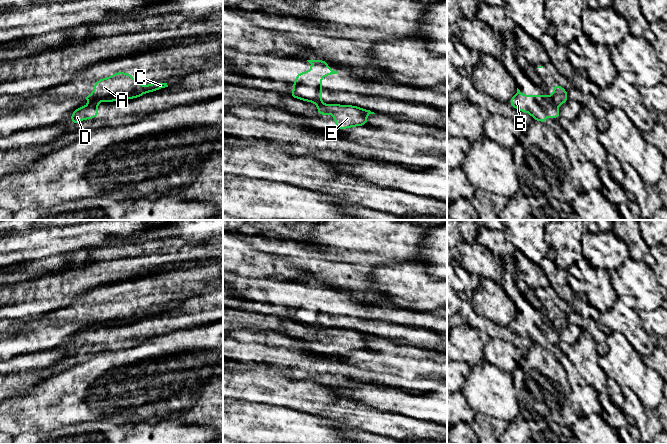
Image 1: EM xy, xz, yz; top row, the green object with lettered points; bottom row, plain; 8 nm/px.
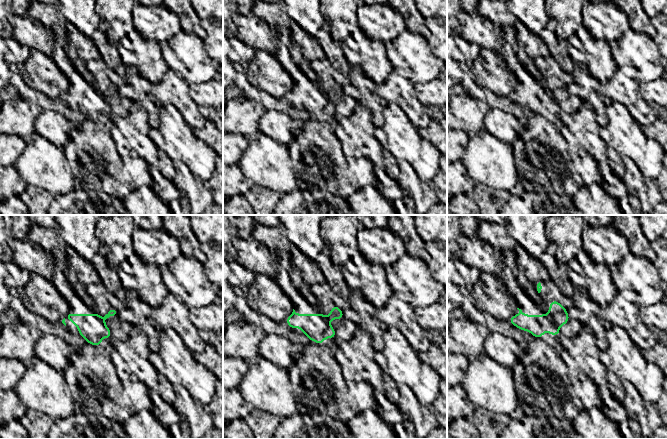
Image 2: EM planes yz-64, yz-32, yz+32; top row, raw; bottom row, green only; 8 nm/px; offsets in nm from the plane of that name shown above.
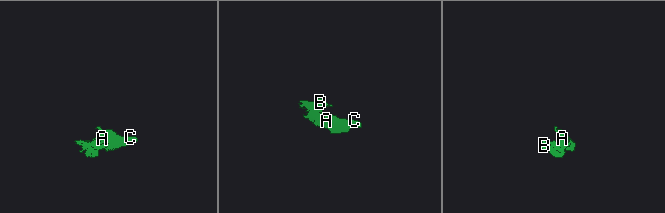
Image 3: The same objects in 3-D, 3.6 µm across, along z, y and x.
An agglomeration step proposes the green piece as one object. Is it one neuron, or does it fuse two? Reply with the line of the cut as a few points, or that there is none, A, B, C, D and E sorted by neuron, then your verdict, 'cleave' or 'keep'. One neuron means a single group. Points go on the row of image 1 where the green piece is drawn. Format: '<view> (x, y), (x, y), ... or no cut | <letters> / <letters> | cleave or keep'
yz (549, 97), (556, 106) | A C E / B D | cleave

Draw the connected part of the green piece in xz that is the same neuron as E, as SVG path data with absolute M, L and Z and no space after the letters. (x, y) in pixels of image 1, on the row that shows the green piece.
M317 104L317 111L322 116L331 113L334 117L336 129L352 128L367 125L367 116L375 114L370 110L351 105Z

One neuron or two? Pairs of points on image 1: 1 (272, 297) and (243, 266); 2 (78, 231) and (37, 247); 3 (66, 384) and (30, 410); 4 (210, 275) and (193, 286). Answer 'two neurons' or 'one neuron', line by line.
1: two neurons
2: one neuron
3: one neuron
4: one neuron

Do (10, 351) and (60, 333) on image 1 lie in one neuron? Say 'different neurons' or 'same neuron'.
same neuron

